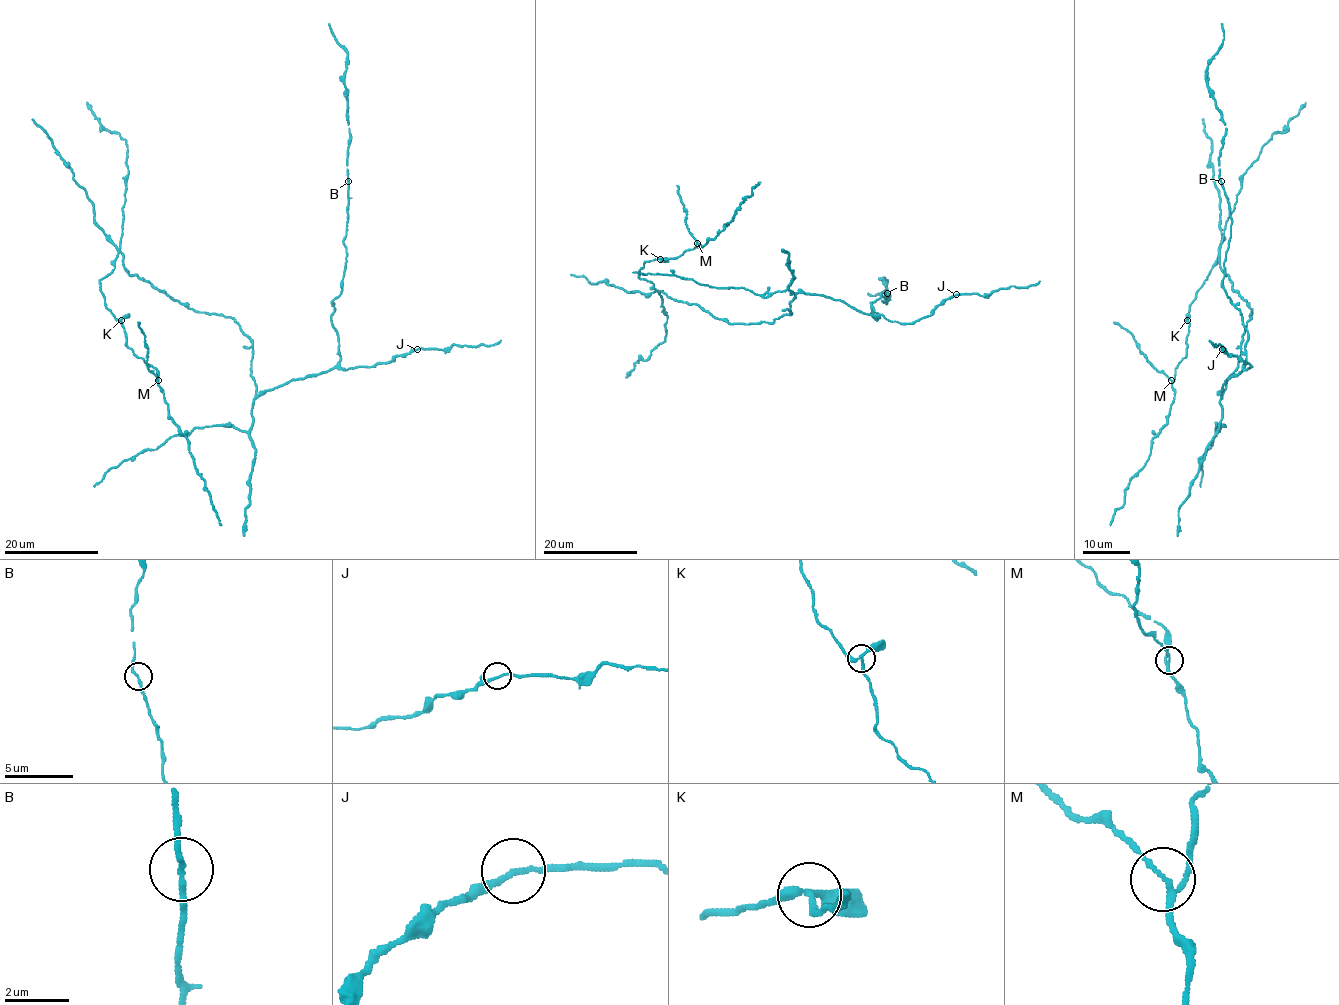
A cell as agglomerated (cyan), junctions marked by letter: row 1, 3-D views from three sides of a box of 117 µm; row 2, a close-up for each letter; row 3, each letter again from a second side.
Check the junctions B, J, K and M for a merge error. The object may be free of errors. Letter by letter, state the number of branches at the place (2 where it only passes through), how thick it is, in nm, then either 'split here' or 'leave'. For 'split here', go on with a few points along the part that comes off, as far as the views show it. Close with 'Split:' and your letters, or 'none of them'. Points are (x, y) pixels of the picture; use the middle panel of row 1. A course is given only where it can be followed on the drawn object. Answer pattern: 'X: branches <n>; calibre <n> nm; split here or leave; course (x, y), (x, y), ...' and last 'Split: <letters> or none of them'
B: branches 2; calibre 170 nm; leave
J: branches 2; calibre 160 nm; leave
K: branches 3; calibre 240 nm; leave
M: branches 3; calibre 140 nm; leave
Split: none of them

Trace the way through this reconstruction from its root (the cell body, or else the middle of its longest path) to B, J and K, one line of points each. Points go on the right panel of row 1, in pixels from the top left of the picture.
B: (1241, 342), (1238, 367), (1221, 395), (1225, 382), (1242, 370), (1247, 339), (1222, 284), (1232, 217), (1221, 181)
J: (1241, 342), (1238, 367), (1221, 395), (1227, 379), (1236, 376), (1242, 367), (1246, 370), (1252, 366), (1222, 349)
K: (1241, 342), (1252, 310), (1232, 287), (1229, 278), (1220, 267), (1219, 252), (1215, 265), (1189, 307), (1187, 320)

